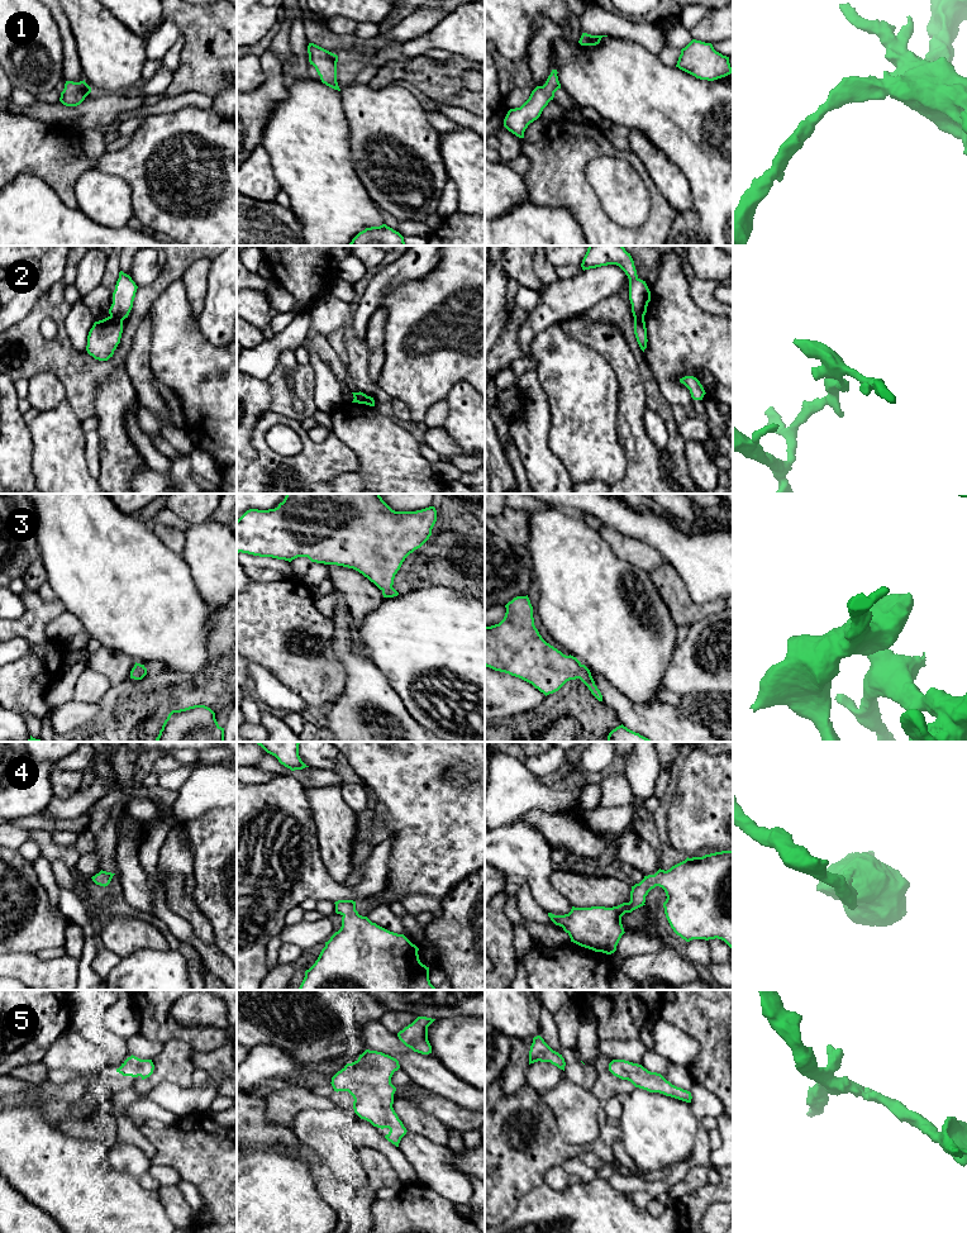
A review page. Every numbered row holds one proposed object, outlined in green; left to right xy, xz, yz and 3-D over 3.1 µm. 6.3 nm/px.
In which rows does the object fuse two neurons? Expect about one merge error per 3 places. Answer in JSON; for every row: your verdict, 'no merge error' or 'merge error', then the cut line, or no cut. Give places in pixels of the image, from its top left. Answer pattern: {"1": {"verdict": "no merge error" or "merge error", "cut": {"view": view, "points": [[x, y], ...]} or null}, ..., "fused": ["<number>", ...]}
{"1": {"verdict": "no merge error", "cut": null}, "2": {"verdict": "merge error", "cut": {"view": "xy", "points": [[110, 315], [118, 317], [122, 320]]}}, "3": {"verdict": "no merge error", "cut": null}, "4": {"verdict": "no merge error", "cut": null}, "5": {"verdict": "no merge error", "cut": null}, "fused": ["2"]}

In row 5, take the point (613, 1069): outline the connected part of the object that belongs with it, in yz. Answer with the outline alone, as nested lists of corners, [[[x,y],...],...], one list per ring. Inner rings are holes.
[[[613,1060],[609,1063],[609,1071],[621,1080],[630,1081],[635,1087],[691,1103],[690,1091],[672,1085],[661,1073],[651,1072],[642,1065],[625,1060]]]

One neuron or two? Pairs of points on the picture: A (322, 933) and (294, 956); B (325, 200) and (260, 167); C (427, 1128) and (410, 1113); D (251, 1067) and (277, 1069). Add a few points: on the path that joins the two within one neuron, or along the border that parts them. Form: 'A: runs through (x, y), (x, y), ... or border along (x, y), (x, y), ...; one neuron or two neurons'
A: border along (284, 942), (298, 945), (303, 950); two neurons
B: border along (261, 146), (281, 189); two neurons
C: runs through (423, 1124), (414, 1117); one neuron
D: runs through (257, 1067), (271, 1067); one neuron

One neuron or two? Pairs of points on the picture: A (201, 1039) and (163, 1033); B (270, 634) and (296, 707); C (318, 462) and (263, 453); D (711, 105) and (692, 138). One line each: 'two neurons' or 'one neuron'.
A: one neuron
B: two neurons
C: one neuron
D: one neuron

